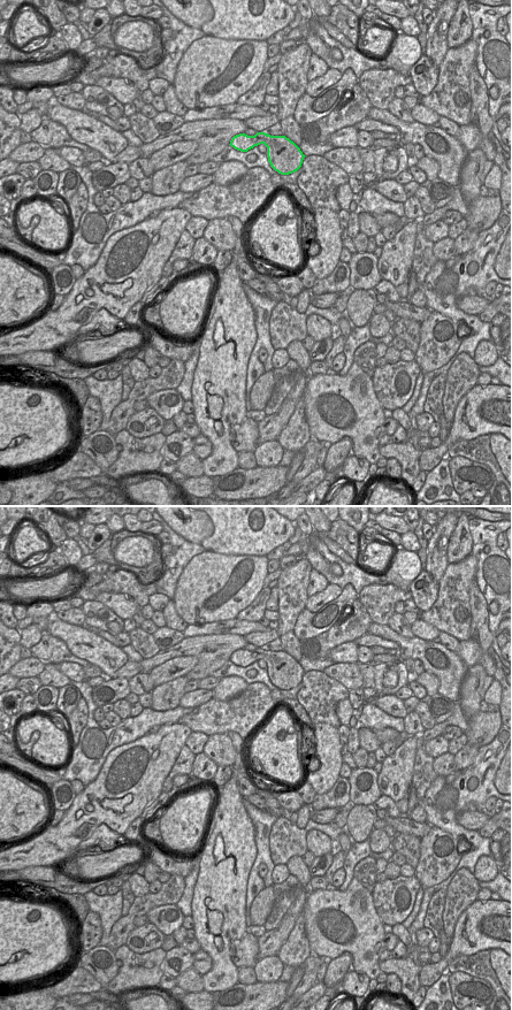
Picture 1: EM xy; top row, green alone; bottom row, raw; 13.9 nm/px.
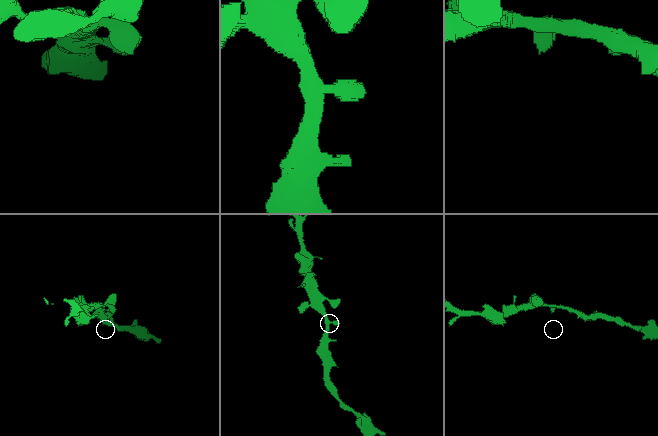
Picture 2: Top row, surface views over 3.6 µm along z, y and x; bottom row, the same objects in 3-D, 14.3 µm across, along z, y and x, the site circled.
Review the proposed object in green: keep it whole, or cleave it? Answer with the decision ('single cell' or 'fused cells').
single cell

